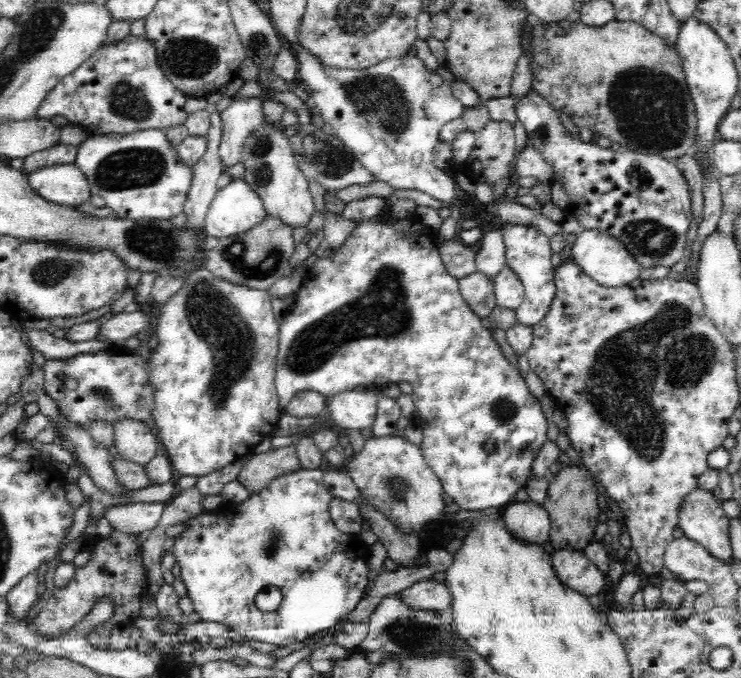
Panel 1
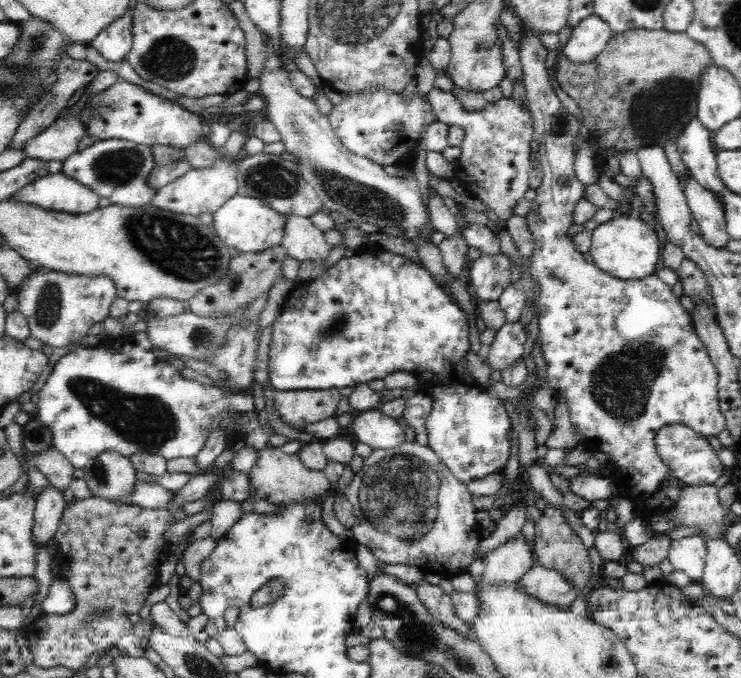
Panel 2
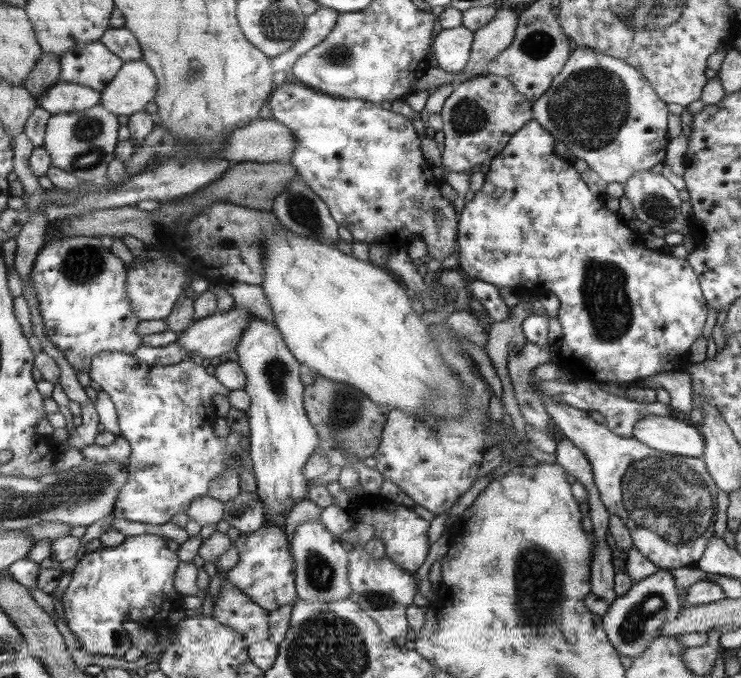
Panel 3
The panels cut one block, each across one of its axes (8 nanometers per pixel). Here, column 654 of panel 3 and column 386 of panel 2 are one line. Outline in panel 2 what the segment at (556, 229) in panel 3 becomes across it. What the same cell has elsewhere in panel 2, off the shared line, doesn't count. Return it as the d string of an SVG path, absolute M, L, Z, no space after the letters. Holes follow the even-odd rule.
M376 248L364 250L358 256L343 257L339 262L334 263L328 271L324 272L322 276L316 278L305 284L297 284L291 293L287 296L286 301L280 312L280 316L274 320L272 324L272 338L270 338L270 351L268 354L269 377L272 387L276 391L303 391L303 390L320 390L326 389L341 389L345 387L356 387L358 384L368 384L370 381L384 379L384 376L392 374L392 372L402 371L410 374L418 374L417 372L434 372L432 382L428 382L428 389L423 389L428 395L432 394L433 406L431 413L425 421L425 426L428 436L428 446L438 455L446 467L452 471L454 478L460 482L470 482L471 480L478 480L484 478L488 474L494 472L504 472L504 466L508 462L510 456L510 440L508 440L508 432L510 432L510 418L506 414L506 408L502 406L502 402L490 398L482 386L472 376L470 372L466 372L464 368L464 354L470 348L470 341L468 341L468 322L464 322L464 311L460 310L460 306L456 306L456 302L450 302L448 295L444 294L438 284L430 278L428 270L412 264L410 260L406 260L404 256L392 254L392 252L378 252Z

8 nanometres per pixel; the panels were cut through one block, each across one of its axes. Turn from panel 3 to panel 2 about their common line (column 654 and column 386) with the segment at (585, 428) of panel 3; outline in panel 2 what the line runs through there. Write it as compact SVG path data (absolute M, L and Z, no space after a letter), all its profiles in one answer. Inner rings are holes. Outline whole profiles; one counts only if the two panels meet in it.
M415 440L412 443L406 441L404 444L396 446L396 448L373 449L370 456L363 460L363 467L360 472L354 475L351 483L342 493L345 494L346 498L351 502L354 516L356 516L357 519L357 524L351 529L355 543L366 546L376 557L379 564L391 564L392 566L394 566L394 564L406 564L423 569L424 572L433 571L441 576L451 578L456 576L456 574L464 574L464 572L467 572L468 566L482 556L478 550L478 546L480 546L480 541L485 533L480 529L476 521L476 508L472 503L472 497L474 495L468 492L466 484L462 484L460 480L454 478L452 471L446 467L446 464L438 458L438 455L436 455L428 445L419 445Z

